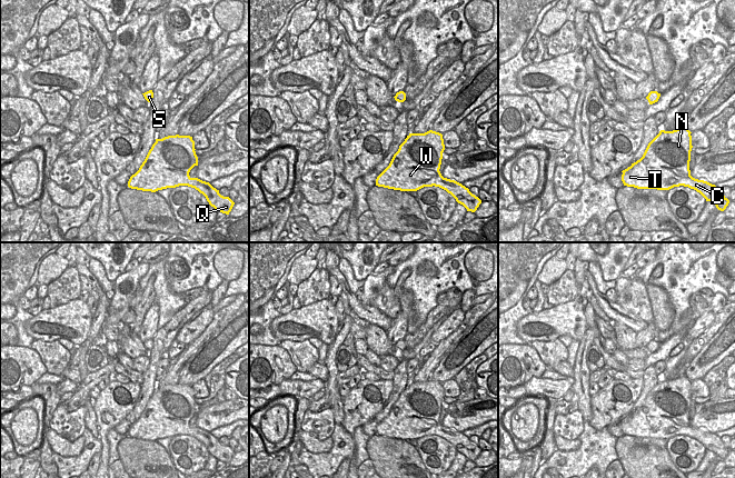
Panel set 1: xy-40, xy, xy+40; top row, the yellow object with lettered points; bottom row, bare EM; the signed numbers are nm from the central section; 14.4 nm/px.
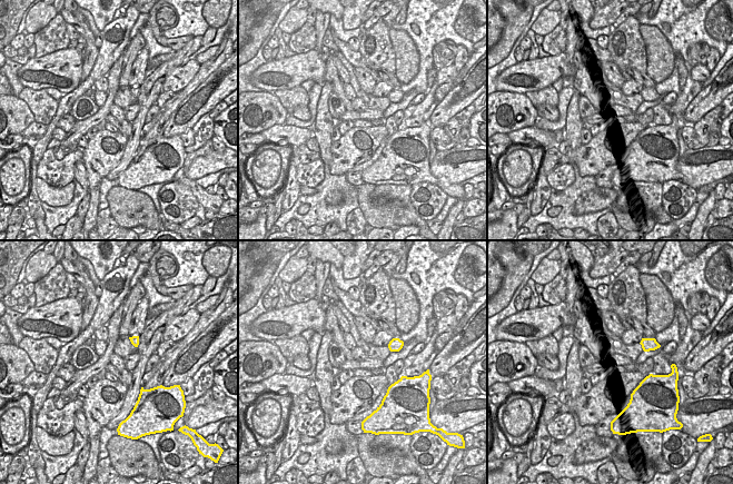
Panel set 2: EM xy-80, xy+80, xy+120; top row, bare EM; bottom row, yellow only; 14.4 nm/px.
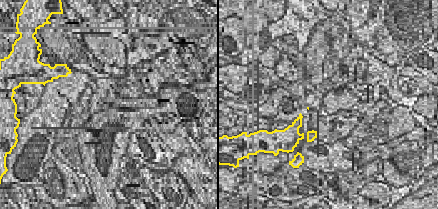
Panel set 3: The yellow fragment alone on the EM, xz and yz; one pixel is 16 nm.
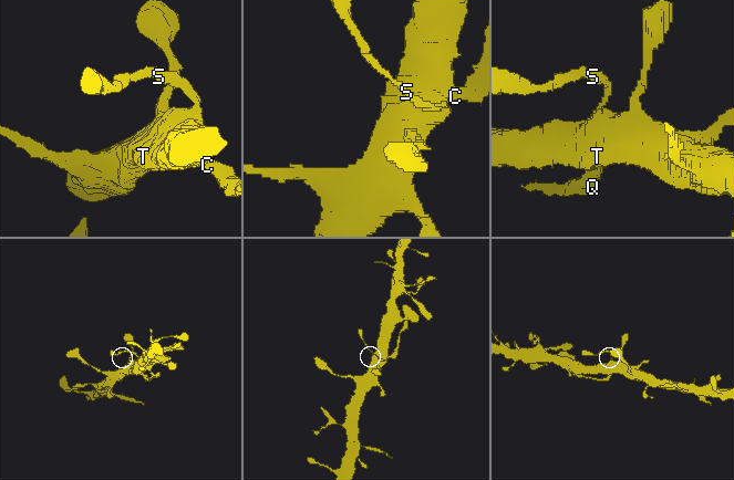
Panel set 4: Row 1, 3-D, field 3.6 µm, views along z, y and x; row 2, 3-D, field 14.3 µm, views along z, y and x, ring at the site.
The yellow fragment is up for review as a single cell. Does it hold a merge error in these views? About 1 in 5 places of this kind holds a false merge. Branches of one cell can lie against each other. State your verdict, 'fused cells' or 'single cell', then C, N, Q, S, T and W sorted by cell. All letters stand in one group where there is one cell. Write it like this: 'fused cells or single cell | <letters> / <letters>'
single cell | C N Q S T W

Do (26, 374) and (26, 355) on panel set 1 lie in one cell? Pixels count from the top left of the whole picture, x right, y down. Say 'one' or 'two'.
one

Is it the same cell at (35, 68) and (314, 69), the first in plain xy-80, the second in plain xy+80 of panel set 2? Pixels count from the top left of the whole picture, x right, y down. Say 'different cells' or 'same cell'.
same cell

